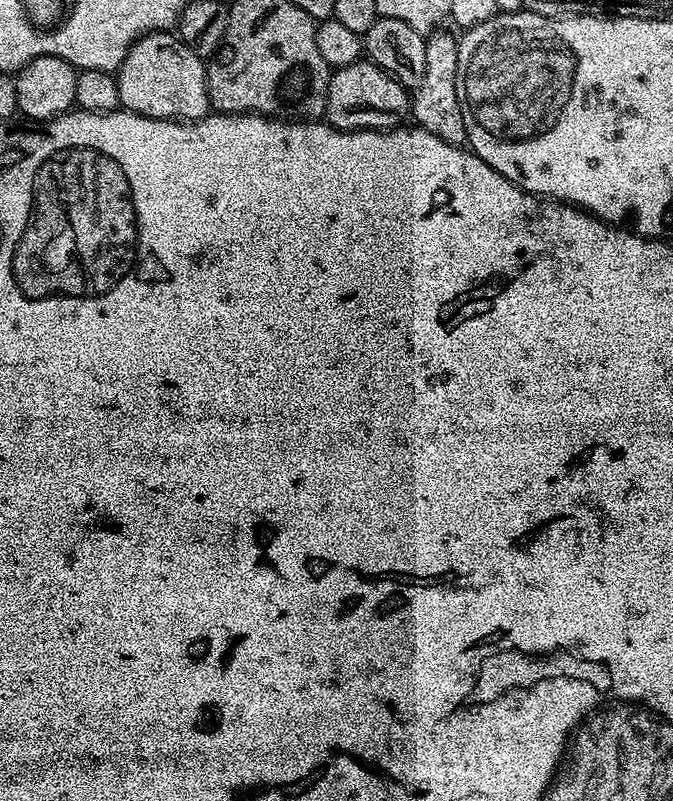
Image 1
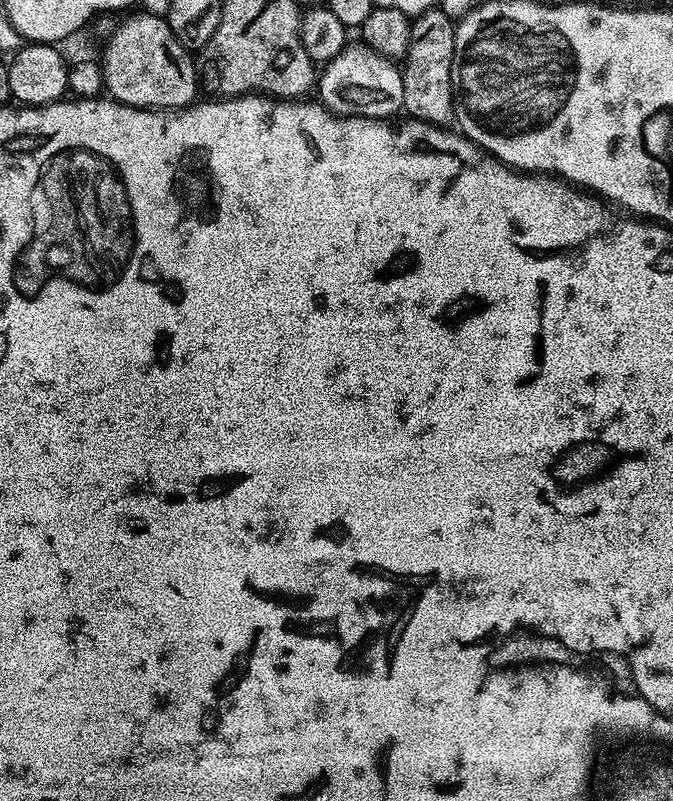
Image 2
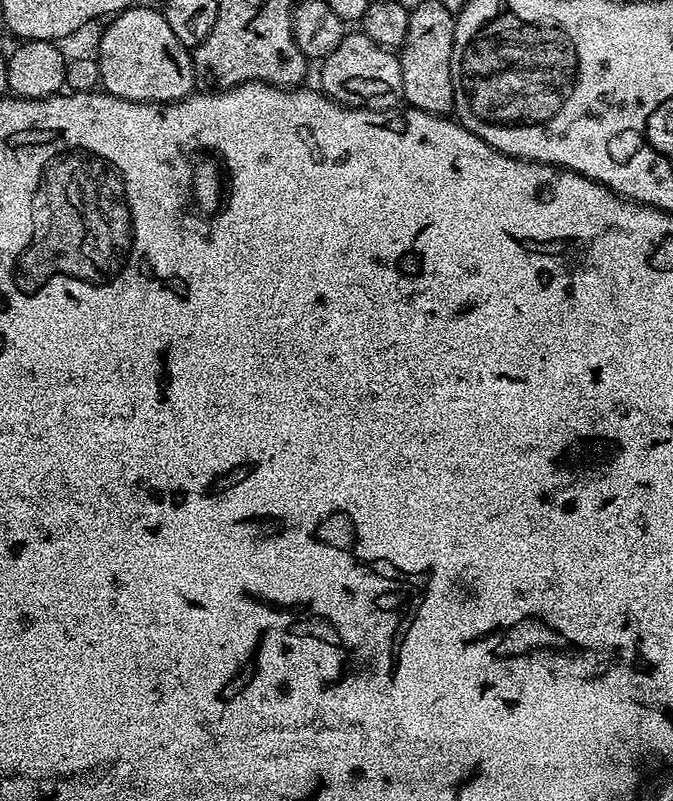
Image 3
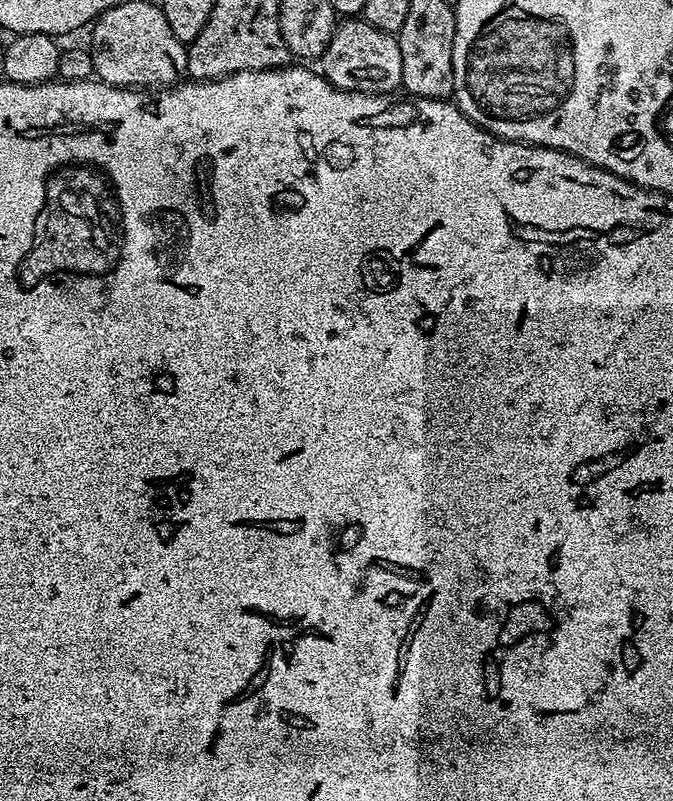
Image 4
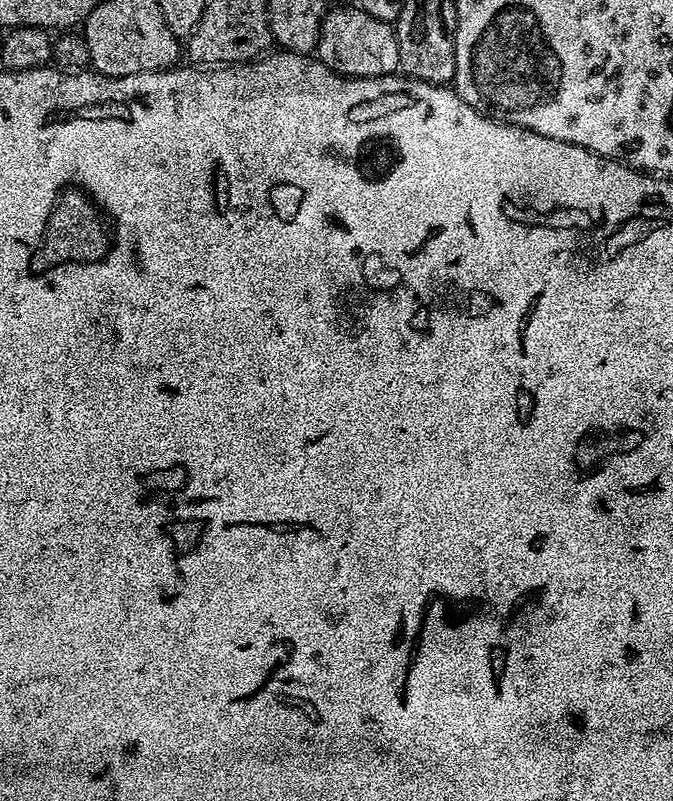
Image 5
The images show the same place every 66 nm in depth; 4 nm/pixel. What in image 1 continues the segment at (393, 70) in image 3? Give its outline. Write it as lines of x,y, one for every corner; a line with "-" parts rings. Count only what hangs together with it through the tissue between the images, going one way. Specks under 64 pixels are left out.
361,58
355,64
337,68
328,77
327,123
341,130
391,130
401,123
403,116
410,112
409,93
401,87
393,76
382,71
377,64

